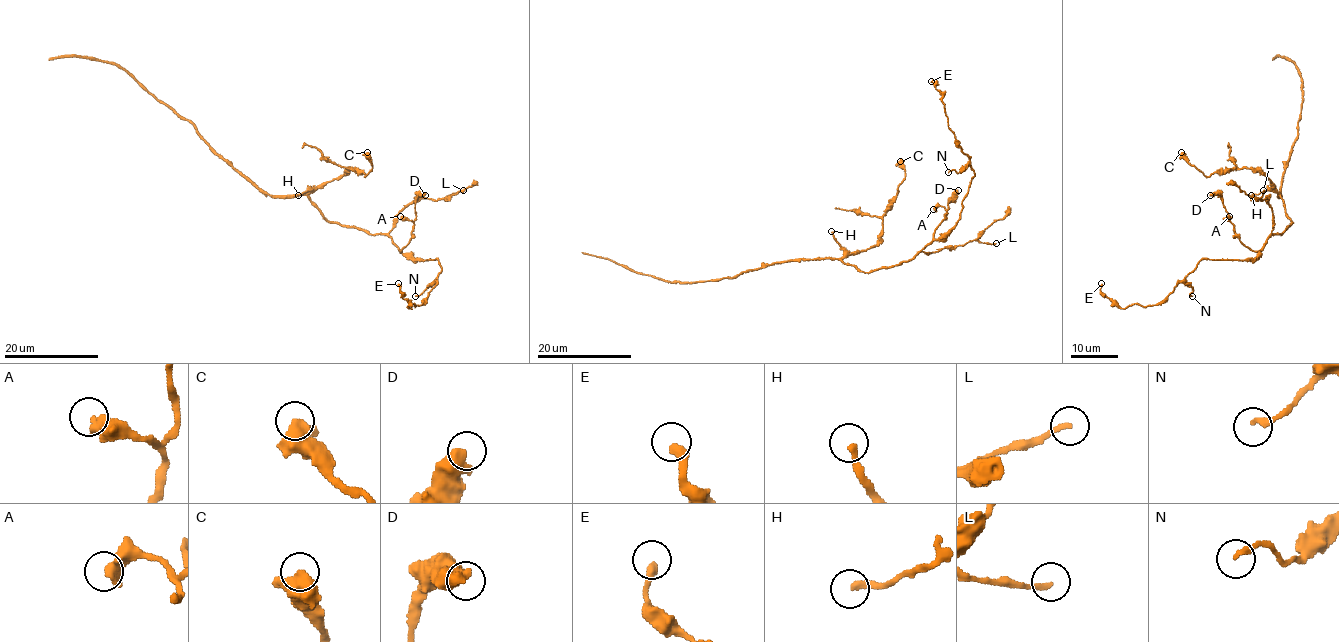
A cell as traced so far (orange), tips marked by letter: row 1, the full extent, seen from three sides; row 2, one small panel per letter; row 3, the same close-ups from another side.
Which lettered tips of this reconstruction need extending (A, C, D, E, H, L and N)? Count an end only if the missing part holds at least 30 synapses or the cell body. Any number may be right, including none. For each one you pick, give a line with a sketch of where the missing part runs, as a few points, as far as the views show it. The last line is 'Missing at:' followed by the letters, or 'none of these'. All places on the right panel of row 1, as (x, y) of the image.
H: (1251, 195), (1229, 197), (1217, 191), (1193, 189), (1185, 198), (1177, 221), (1179, 253), (1171, 257), (1173, 266)
Missing at: H

